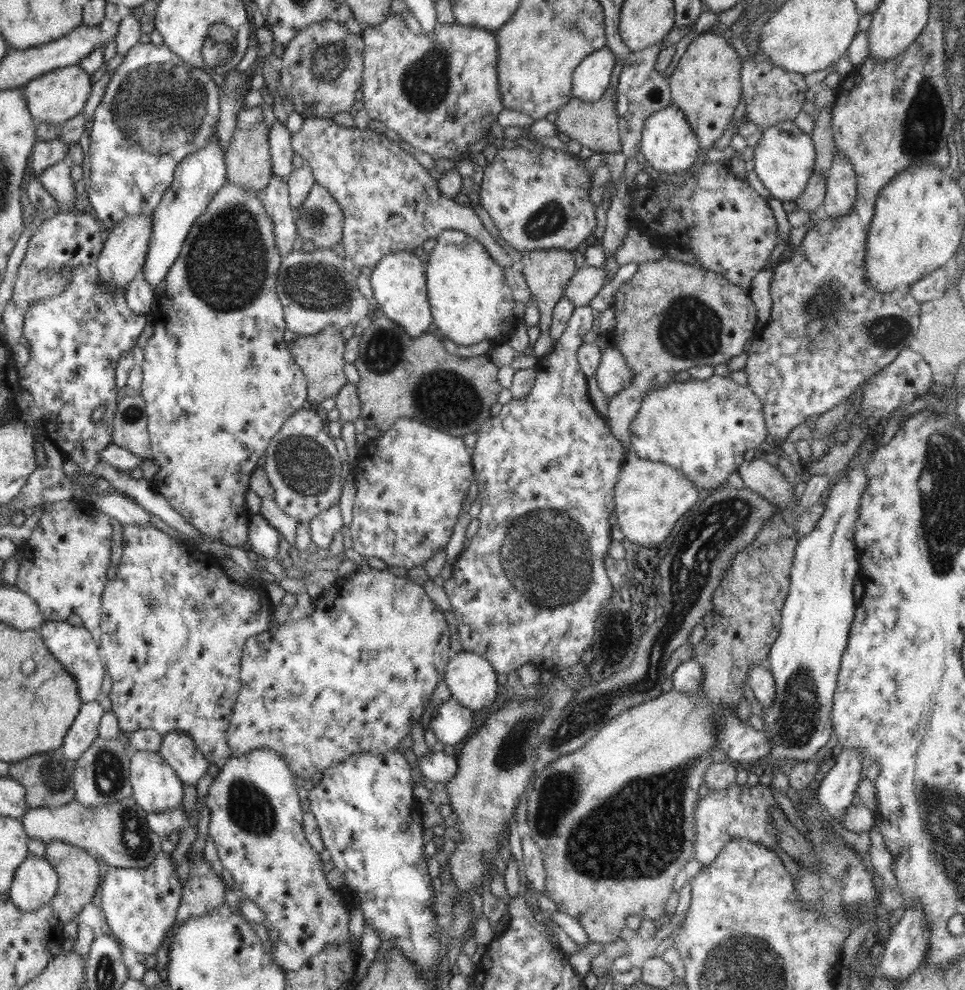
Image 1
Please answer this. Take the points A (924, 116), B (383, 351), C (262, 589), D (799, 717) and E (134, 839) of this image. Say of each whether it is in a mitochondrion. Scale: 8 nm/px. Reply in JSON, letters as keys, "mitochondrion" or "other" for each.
{"A":"mitochondrion","B":"mitochondrion","C":"other","D":"mitochondrion","E":"mitochondrion"}

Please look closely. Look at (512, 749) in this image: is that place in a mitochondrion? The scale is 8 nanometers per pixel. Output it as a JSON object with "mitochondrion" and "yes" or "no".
{"mitochondrion":"yes"}

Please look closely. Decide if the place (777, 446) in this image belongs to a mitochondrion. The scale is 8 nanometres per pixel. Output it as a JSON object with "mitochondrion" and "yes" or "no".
{"mitochondrion":"no"}

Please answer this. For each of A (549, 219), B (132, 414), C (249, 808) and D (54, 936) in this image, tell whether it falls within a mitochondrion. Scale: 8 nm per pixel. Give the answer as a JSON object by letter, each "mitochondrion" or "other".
{"A":"mitochondrion","B":"mitochondrion","C":"mitochondrion","D":"other"}

